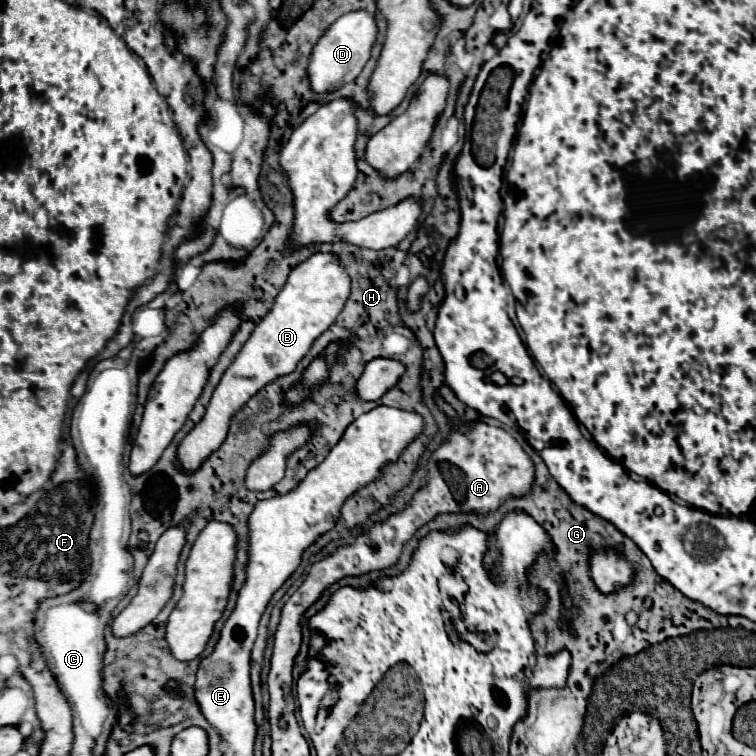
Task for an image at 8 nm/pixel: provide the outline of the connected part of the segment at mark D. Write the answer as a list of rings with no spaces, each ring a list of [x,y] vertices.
[[[357,10],[341,16],[335,24],[329,26],[329,30],[317,40],[317,44],[311,50],[307,66],[309,88],[317,94],[323,94],[323,92],[335,92],[345,84],[353,82],[361,74],[365,62],[369,60],[375,38],[377,38],[377,24],[369,12]]]

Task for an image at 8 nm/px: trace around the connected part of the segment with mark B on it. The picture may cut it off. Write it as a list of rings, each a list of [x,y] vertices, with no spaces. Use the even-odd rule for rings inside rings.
[[[317,252],[309,260],[301,262],[291,274],[283,290],[277,294],[269,314],[255,326],[249,340],[243,344],[241,352],[235,356],[231,366],[225,370],[213,398],[207,406],[205,416],[195,424],[195,428],[177,446],[177,470],[193,474],[201,468],[201,462],[209,458],[225,442],[231,418],[269,382],[279,376],[291,374],[299,360],[309,352],[311,344],[337,320],[339,312],[349,298],[351,280],[345,268],[339,264],[335,254]]]

